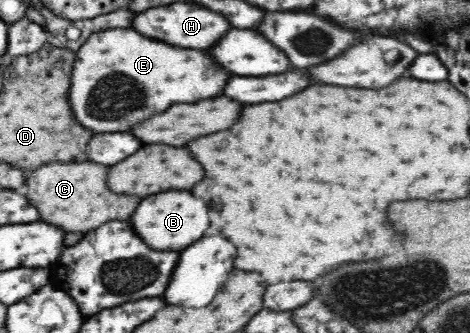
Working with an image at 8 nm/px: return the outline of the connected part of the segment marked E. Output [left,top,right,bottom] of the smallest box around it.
[71,27,229,132]

